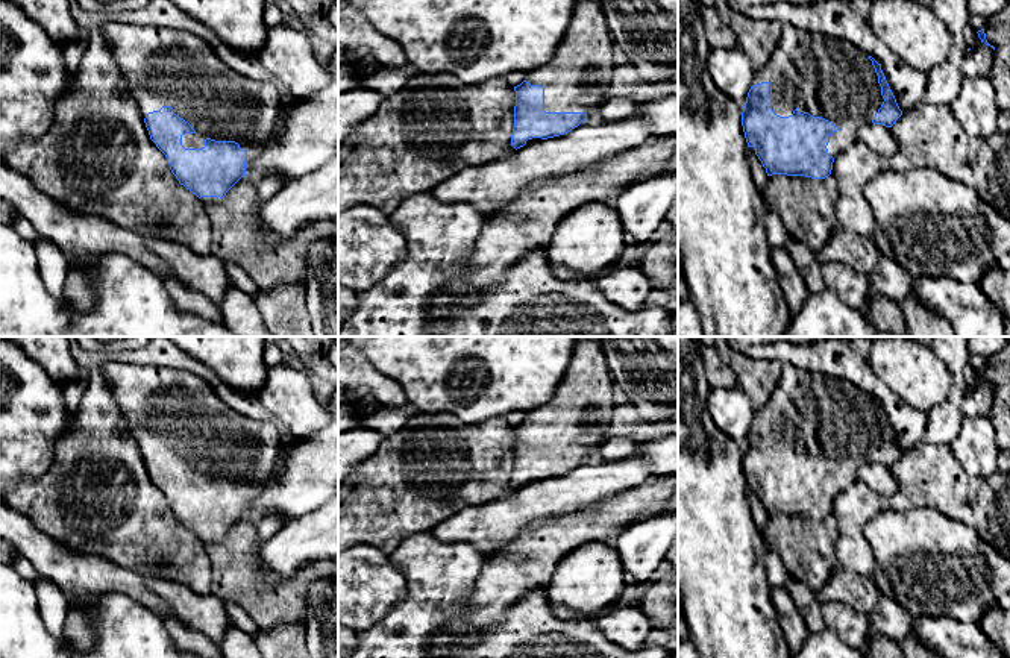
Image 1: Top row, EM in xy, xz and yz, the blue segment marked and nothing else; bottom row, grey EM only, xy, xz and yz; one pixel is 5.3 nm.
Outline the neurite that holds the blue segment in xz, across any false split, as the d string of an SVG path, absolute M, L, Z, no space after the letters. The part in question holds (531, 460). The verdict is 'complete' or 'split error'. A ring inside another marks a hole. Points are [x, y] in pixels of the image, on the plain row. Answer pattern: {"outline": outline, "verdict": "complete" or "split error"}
{"outline": "M596 337L576 343L566 374L550 400L525 412L525 420L514 426L514 467L511 485L517 490L532 478L554 478L570 472L593 458L604 444L614 409L613 374Z", "verdict": "split error"}

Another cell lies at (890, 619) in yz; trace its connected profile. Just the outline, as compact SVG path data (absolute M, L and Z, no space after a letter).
M881 596L869 616L840 600L823 602L822 611L827 629L855 649L864 647L870 631L898 644L911 635L911 614L890 596Z

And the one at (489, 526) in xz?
M637 453L619 461L593 456L564 475L528 479L508 497L464 508L438 523L431 534L441 543L467 543L494 553L529 523L587 509L649 478L648 462Z

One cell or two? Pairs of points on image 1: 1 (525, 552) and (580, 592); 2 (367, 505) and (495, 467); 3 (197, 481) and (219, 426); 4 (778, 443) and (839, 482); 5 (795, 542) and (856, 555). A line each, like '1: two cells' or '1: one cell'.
1: two cells
2: one cell
3: one cell
4: one cell
5: two cells

